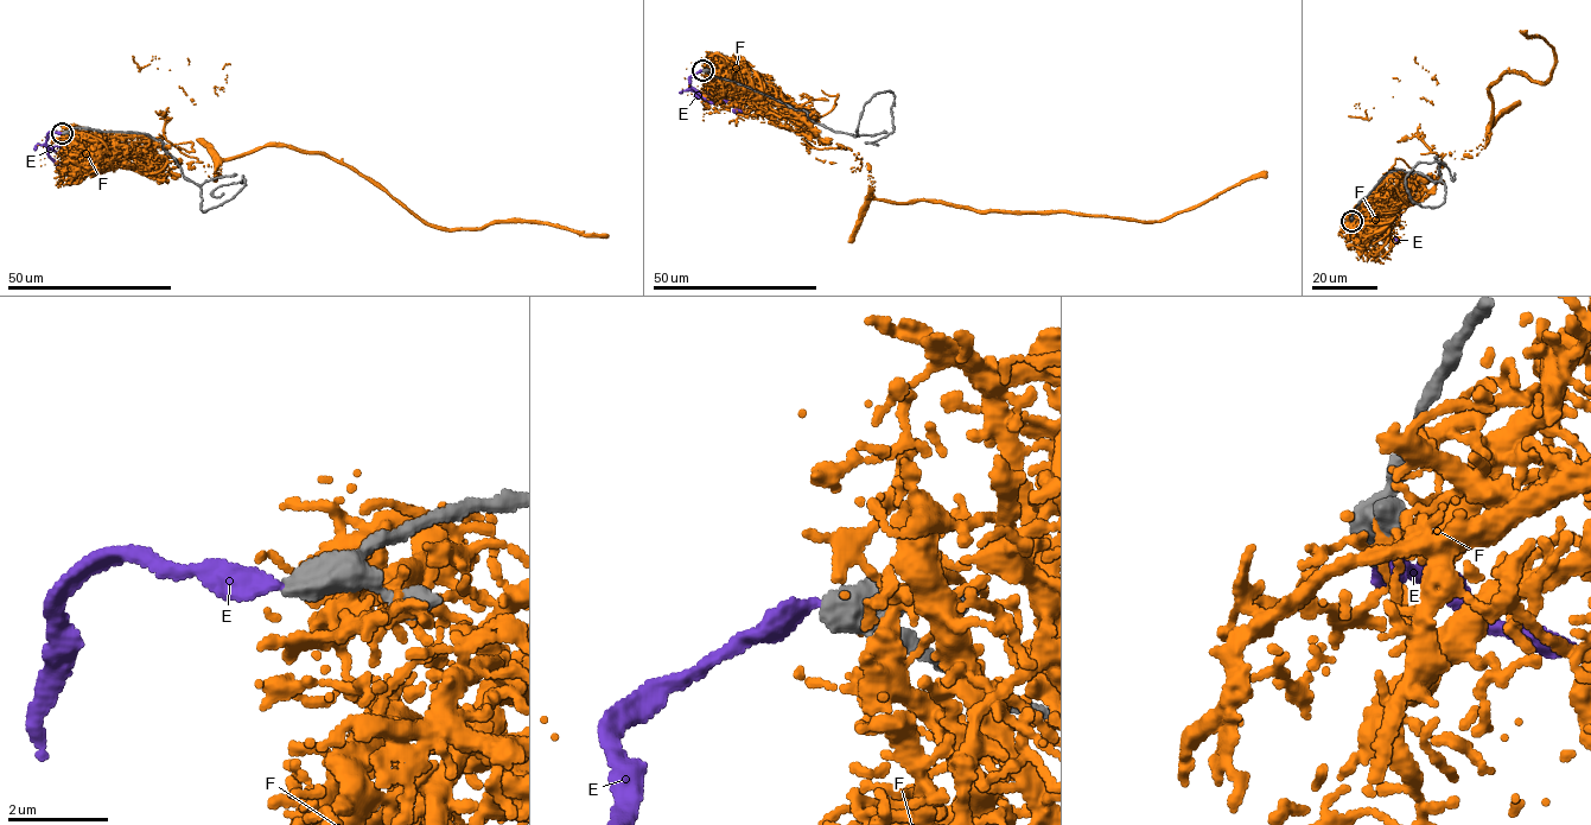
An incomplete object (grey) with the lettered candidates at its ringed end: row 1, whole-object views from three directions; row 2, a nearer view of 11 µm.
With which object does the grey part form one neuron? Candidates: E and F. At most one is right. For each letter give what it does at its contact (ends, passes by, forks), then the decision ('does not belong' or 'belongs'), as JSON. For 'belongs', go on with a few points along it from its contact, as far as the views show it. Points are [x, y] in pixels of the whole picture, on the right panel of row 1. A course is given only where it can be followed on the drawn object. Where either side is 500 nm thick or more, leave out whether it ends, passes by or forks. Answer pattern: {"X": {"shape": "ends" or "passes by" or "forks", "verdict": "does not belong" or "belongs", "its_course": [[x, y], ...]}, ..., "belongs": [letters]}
{"E": {"verdict": "does not belong"}, "F": {"verdict": "does not belong"}, "belongs": []}

